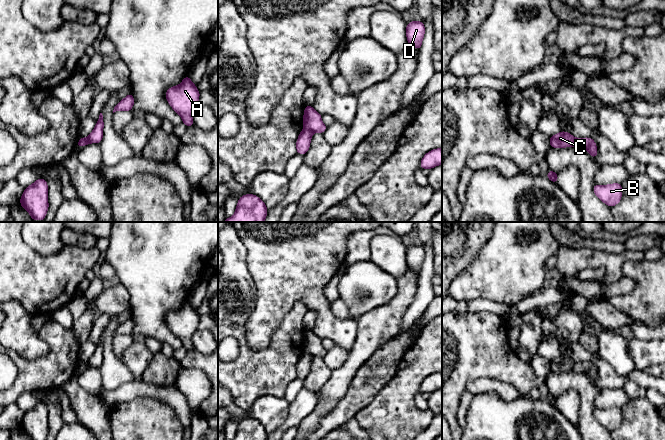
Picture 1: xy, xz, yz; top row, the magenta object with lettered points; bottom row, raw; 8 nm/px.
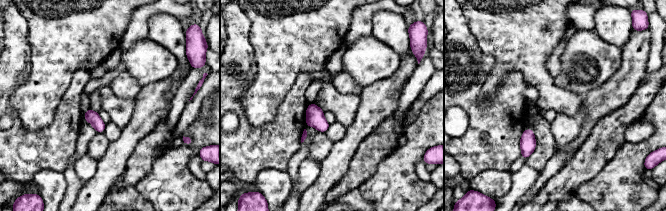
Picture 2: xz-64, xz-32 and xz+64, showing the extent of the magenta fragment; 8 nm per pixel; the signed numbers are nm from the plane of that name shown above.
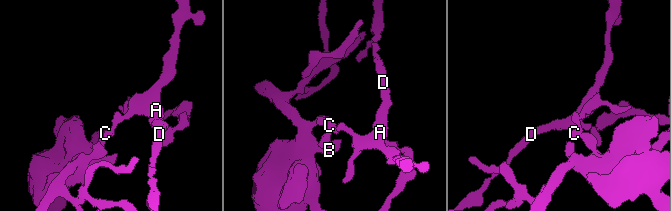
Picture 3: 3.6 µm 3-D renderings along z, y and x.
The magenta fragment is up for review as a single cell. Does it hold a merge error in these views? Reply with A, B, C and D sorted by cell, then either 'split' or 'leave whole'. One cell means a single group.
groups A C D / B; split

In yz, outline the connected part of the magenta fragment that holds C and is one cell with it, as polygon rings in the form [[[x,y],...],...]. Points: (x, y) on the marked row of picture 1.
[[[561,131],[549,138],[550,147],[565,148],[574,145],[575,138],[566,131]]]

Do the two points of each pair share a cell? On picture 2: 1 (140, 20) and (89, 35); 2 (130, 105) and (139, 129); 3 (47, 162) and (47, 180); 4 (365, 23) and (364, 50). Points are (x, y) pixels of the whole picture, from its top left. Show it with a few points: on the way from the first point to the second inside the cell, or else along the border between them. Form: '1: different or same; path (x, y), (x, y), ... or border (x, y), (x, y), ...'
1: different; border (134, 10), (119, 45)
2: different; border (136, 100), (136, 108), (131, 119), (121, 128)
3: different; border (63, 173), (53, 170), (40, 170), (31, 181)
4: different; border (371, 33), (357, 38), (347, 47)

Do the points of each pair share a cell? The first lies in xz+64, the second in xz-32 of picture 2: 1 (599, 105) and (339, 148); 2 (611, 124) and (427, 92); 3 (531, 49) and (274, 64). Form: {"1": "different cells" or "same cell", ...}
{"1": "same cell", "2": "different cells", "3": "same cell"}

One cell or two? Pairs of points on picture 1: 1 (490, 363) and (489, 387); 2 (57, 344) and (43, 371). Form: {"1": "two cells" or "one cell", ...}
{"1": "two cells", "2": "one cell"}

